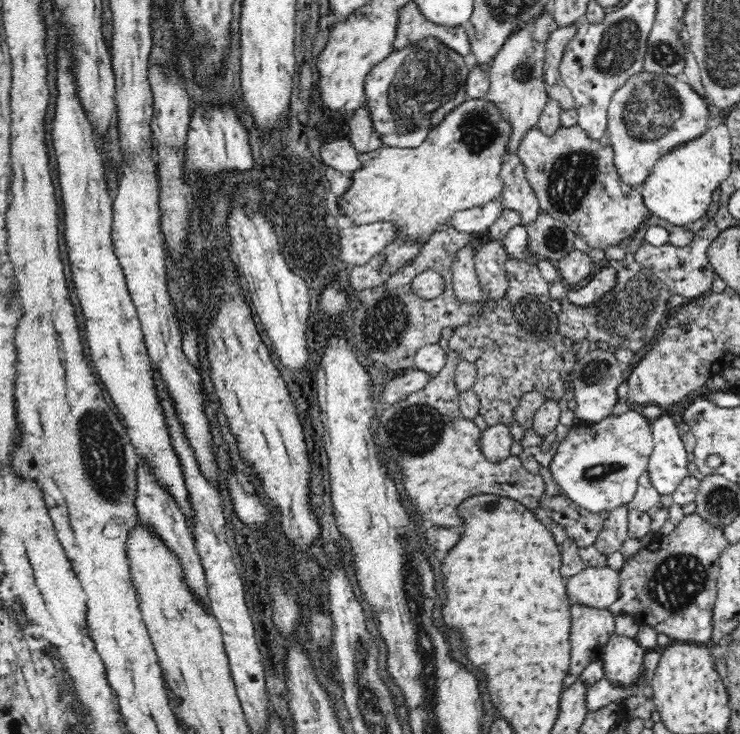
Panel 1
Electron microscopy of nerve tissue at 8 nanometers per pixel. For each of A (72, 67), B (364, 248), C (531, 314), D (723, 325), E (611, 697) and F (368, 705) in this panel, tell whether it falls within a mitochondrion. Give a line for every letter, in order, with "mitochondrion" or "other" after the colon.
A: other
B: other
C: mitochondrion
D: other
E: other
F: mitochondrion

